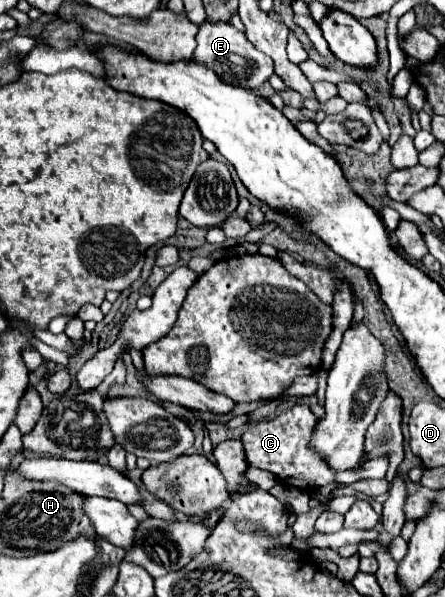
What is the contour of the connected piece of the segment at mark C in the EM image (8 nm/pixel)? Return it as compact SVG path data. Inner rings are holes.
M294 405L292 409L280 413L276 419L250 425L240 437L246 451L248 465L266 469L274 473L278 481L298 487L302 491L310 491L310 489L334 483L338 471L330 469L330 465L326 465L326 459L320 453L314 453L314 449L310 449L308 445L316 423L318 423L318 417L312 413L308 405Z

